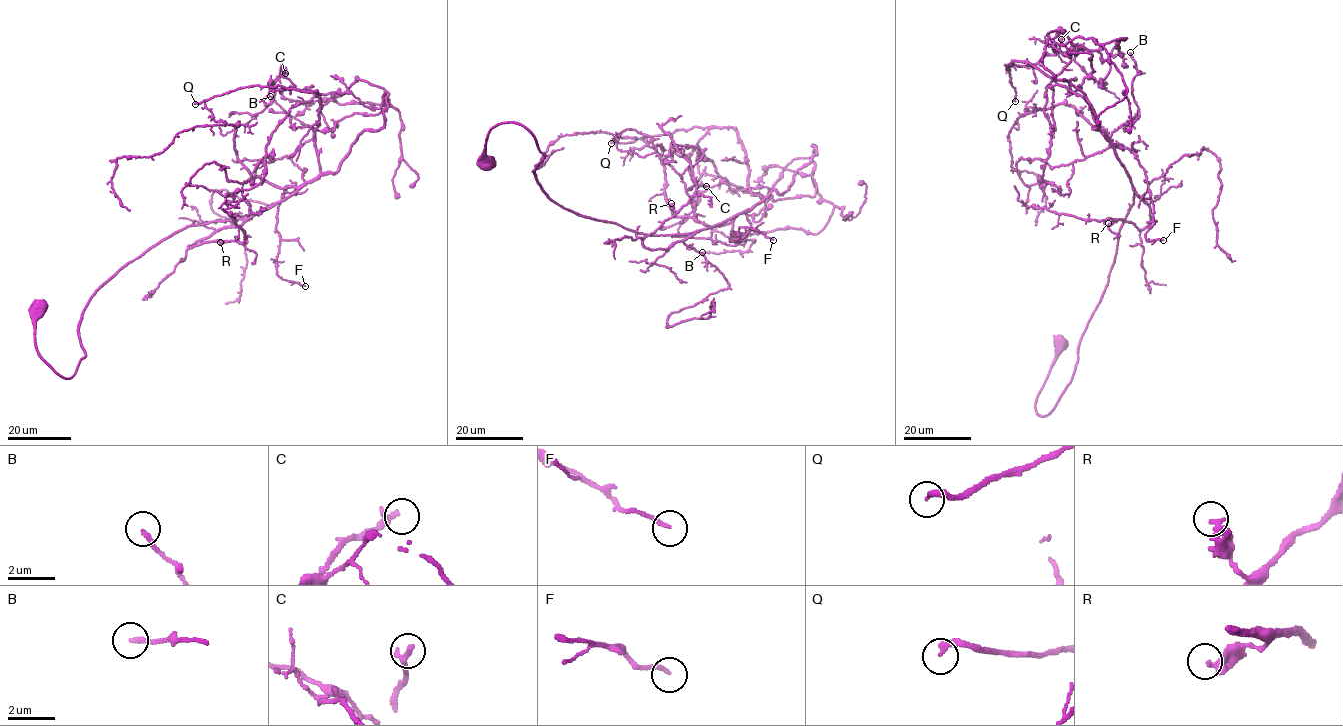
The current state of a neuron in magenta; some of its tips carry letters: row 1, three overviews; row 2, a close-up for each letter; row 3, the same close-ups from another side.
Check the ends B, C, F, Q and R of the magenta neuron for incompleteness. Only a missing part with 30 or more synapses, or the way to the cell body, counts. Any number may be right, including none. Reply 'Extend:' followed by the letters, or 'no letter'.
Extend: C, Q

